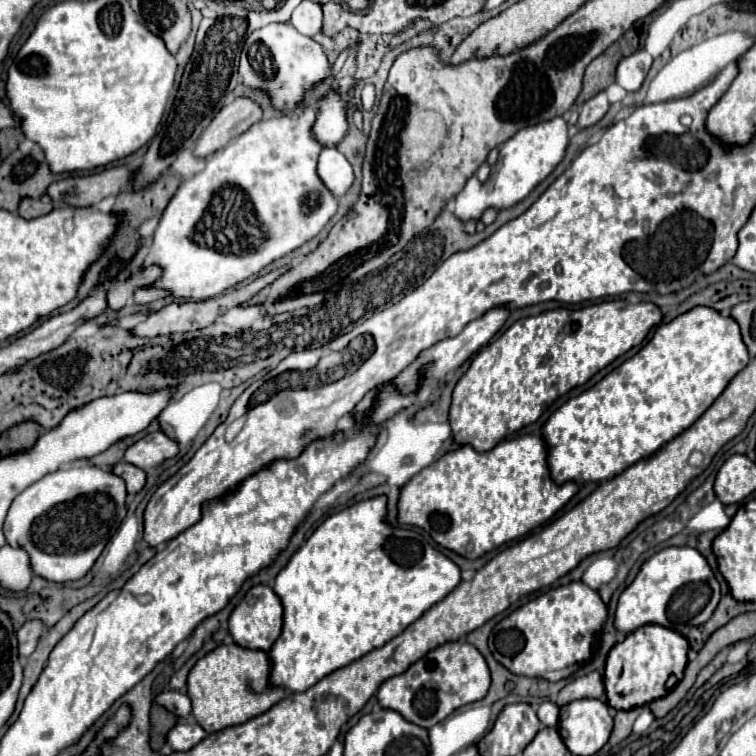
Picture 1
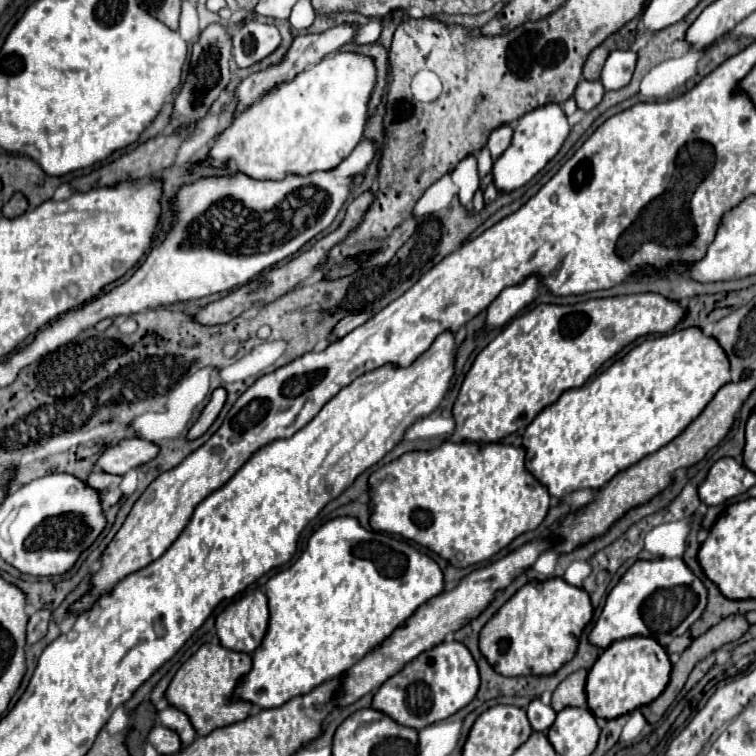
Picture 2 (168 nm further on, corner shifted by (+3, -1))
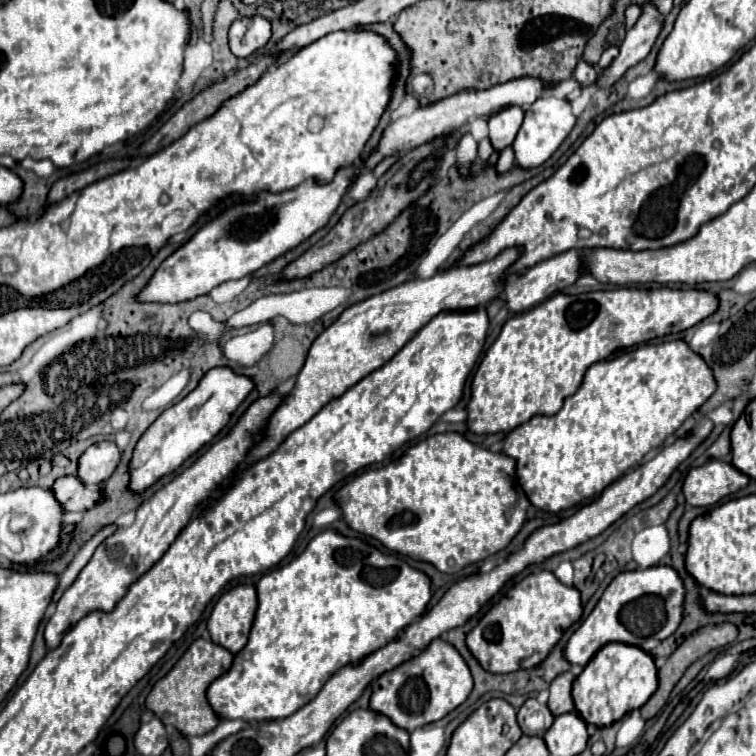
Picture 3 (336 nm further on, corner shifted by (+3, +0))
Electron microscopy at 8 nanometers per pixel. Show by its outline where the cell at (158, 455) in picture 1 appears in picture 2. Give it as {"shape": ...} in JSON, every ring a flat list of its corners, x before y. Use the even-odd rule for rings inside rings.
{"shape":[[128,438,116,446,104,450,98,460,98,468,110,474,126,474,138,466,148,464,160,452,160,446,144,438]]}

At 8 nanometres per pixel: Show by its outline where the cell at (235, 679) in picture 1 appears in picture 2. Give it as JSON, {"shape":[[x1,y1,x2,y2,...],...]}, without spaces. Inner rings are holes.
{"shape":[[204,644,176,672,174,680,166,690,168,704,180,708,186,716,190,716,190,722,196,728,198,736,206,736,216,728,240,722,250,714,252,704,236,698,234,690,240,678,244,678,250,672,250,668,252,668,252,658,248,654,228,650,220,644,214,644,214,646]]}

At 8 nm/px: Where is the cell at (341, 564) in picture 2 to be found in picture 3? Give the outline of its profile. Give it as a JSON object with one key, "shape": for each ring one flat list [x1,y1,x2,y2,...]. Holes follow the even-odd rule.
{"shape":[[326,529,318,533,302,555,284,567,266,573,258,585,258,609,248,635,248,643,234,655,232,667,206,689,208,705,220,719,270,721,284,719,318,695,322,685,344,665,356,665,370,653,394,641,426,609,432,593,430,579,376,547,348,539]]}

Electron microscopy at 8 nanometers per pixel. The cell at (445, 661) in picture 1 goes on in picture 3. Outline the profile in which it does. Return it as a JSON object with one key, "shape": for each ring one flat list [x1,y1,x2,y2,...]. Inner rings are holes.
{"shape":[[434,639,424,651,410,657,402,665,382,673,372,683,370,709,382,713,394,721,400,729,414,731,428,723,434,723,454,711,472,691,472,675,460,653,446,641]]}

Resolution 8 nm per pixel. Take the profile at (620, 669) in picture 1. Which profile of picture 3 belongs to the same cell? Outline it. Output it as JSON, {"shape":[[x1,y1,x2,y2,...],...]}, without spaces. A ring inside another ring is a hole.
{"shape":[[624,643,604,645,572,683,572,699,576,713,596,727,612,725,626,713,640,709,658,687,656,665,648,653]]}

